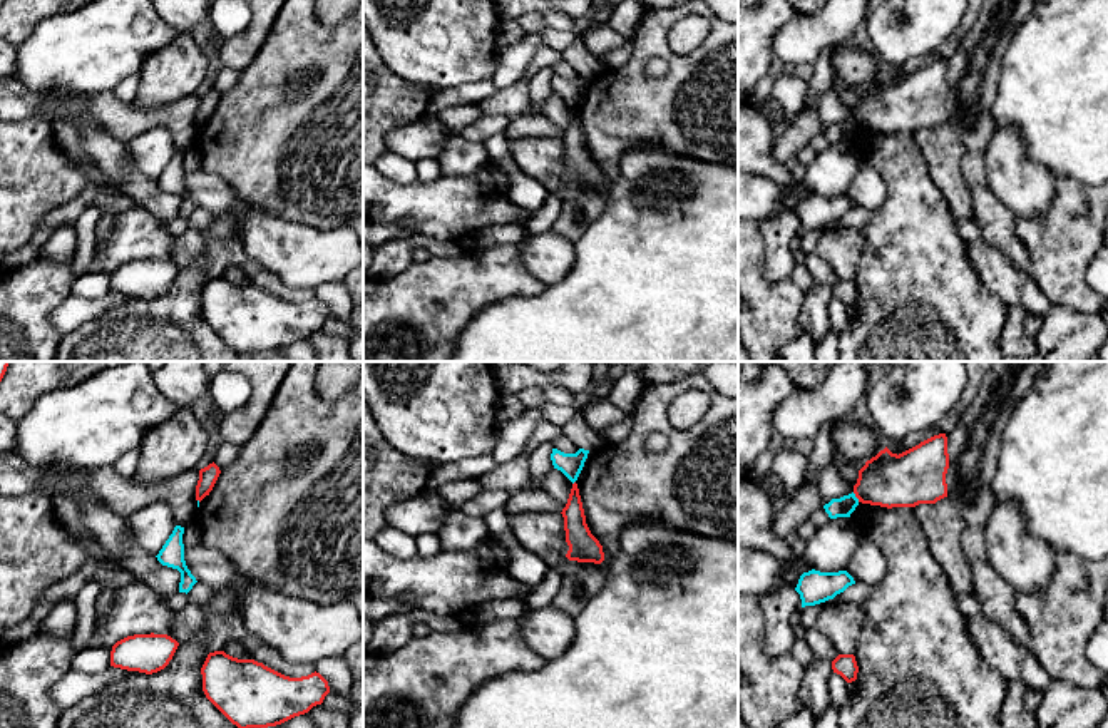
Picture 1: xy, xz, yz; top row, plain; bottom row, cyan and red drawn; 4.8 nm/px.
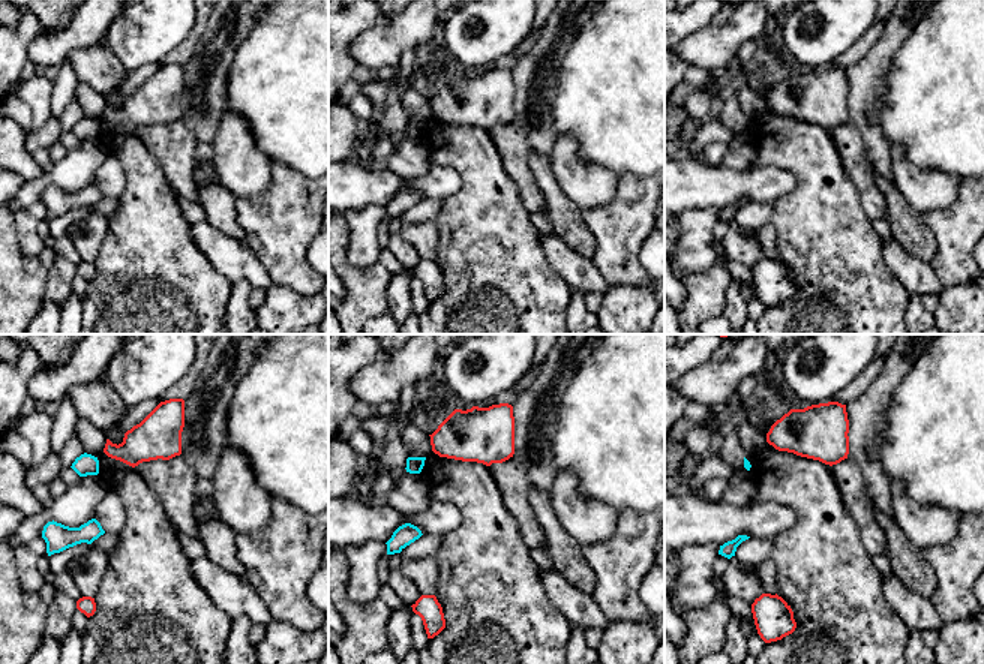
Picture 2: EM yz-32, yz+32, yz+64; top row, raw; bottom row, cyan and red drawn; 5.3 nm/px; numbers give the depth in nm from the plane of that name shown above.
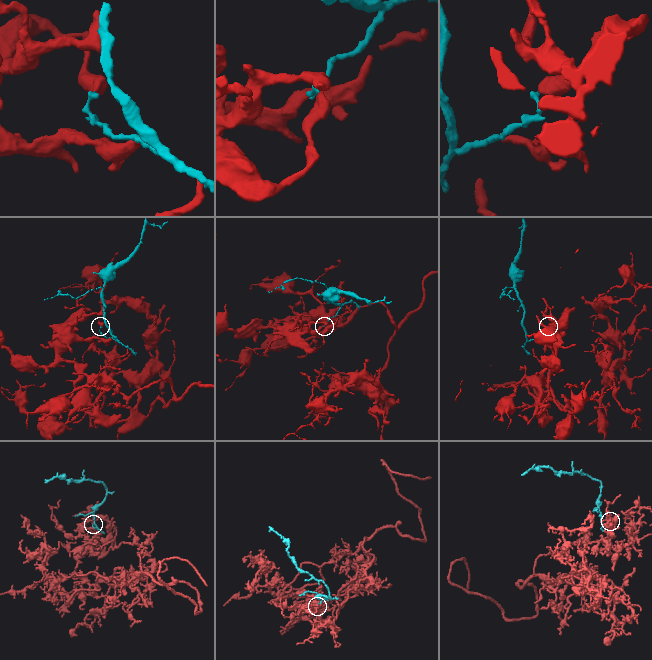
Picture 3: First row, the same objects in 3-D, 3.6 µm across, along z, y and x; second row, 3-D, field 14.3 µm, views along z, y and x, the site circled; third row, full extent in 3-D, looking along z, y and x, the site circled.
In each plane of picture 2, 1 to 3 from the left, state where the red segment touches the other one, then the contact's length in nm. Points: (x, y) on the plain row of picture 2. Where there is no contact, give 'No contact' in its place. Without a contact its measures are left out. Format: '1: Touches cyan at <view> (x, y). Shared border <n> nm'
1: No contact
2: No contact
3: No contact

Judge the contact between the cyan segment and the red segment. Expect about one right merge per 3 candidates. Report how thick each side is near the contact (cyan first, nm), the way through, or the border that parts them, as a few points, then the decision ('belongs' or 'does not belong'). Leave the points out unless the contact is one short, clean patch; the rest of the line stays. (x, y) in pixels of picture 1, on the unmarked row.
calibres 100 and 260 nm; border yz (852, 117), (859, 126); does not belong

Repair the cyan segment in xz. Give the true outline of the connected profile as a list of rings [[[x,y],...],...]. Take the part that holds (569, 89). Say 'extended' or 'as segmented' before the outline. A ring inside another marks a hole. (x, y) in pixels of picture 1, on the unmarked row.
as segmented; [[[552,74],[551,85],[554,94],[561,95],[572,109],[577,105],[589,75],[579,74],[576,79],[564,79]]]

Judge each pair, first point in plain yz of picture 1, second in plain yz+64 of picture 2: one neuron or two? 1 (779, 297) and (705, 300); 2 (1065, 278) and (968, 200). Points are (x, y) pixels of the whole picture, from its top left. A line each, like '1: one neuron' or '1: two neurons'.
1: one neuron
2: one neuron

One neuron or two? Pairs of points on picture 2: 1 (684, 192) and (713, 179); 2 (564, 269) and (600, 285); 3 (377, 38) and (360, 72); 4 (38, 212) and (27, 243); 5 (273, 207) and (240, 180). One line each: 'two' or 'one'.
1: one
2: one
3: two
4: one
5: two

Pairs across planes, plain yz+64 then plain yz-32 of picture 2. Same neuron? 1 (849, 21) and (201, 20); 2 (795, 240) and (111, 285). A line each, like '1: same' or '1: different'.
1: different
2: same

